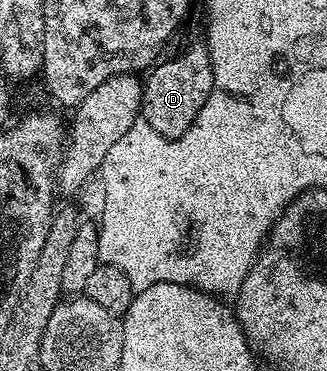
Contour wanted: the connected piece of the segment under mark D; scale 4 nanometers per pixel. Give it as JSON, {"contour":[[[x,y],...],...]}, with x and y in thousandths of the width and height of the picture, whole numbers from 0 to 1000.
{"contour":[[[636,119],[578,121],[557,143],[517,154],[505,167],[471,173],[453,189],[431,235],[428,323],[456,334],[483,372],[544,369],[596,332],[596,310],[633,278],[633,256],[651,243],[651,173]]]}

